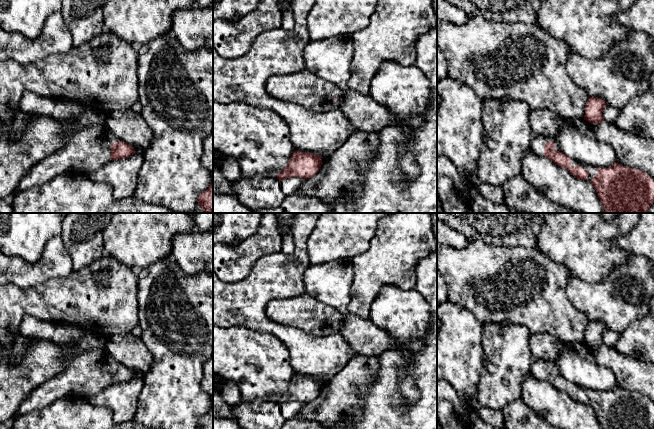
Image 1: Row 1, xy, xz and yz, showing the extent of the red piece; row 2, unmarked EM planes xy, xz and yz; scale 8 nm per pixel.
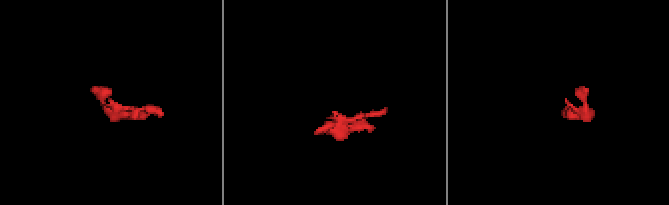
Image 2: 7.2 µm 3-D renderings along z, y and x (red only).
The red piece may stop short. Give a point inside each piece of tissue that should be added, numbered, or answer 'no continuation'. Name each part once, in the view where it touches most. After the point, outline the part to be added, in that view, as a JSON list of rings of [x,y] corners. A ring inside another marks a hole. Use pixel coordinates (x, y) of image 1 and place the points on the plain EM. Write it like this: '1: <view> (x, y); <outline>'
1: yz (592, 395); [[[571,382],[571,389],[572,390],[582,390],[584,394],[587,394],[588,397],[589,397],[589,399],[587,401],[588,405],[591,405],[591,403],[593,401],[595,401],[595,399],[597,397],[597,392],[596,391],[590,391],[589,389],[581,388],[573,382]]]

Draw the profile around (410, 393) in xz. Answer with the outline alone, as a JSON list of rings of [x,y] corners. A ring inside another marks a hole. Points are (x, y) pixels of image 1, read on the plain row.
[[[402,375],[400,377],[400,391],[403,395],[402,404],[414,403],[420,397],[420,392],[414,384],[412,378]]]

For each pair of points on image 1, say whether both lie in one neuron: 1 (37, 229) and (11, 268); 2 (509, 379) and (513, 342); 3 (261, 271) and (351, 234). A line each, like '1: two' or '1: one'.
1: two
2: one
3: two

